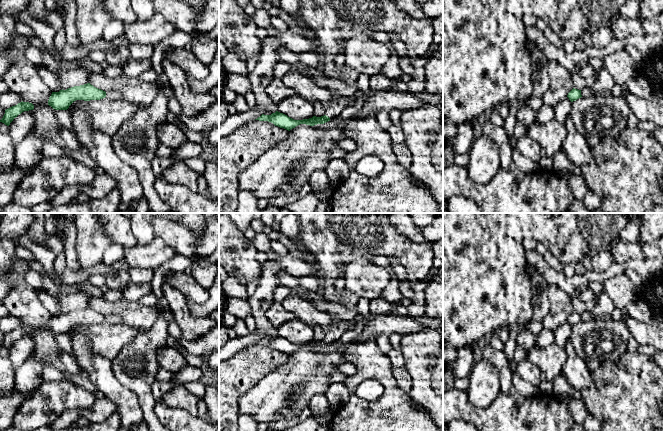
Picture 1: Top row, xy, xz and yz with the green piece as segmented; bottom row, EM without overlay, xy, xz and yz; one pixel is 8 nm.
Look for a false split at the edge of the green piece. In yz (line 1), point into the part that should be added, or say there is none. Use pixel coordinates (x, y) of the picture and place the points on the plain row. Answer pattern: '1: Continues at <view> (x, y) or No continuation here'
1: No continuation here

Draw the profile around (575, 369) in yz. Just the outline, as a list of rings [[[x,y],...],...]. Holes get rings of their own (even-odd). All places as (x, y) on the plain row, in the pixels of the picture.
[[[570,339],[567,341],[565,350],[567,359],[562,368],[562,374],[574,390],[581,392],[593,383],[591,371],[587,362],[576,354]]]

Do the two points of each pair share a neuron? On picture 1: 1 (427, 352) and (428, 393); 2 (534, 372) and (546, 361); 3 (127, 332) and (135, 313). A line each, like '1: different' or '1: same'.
1: same
2: different
3: different

